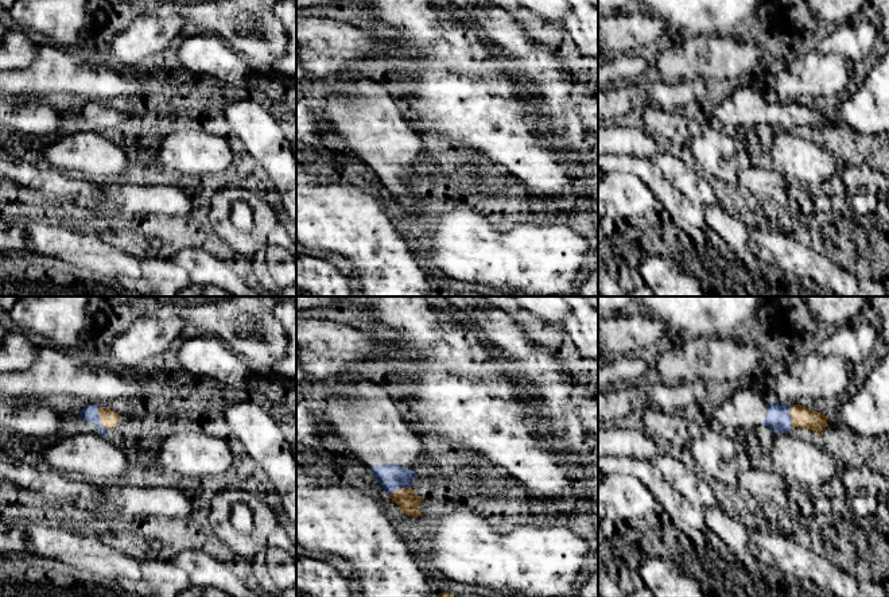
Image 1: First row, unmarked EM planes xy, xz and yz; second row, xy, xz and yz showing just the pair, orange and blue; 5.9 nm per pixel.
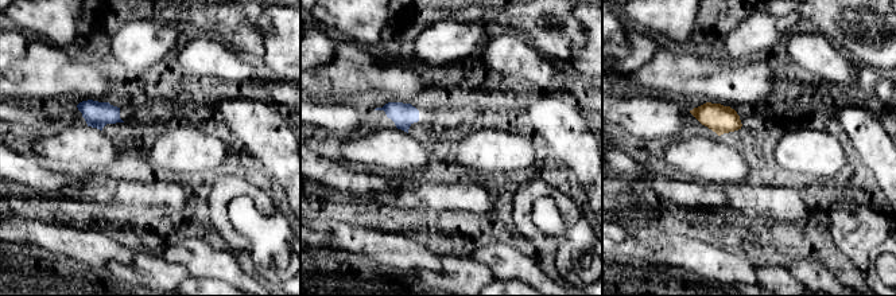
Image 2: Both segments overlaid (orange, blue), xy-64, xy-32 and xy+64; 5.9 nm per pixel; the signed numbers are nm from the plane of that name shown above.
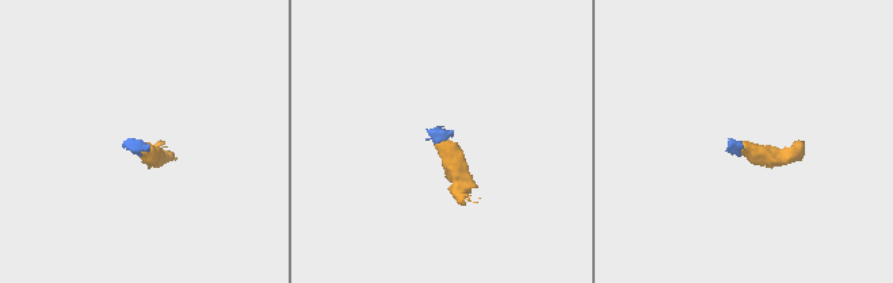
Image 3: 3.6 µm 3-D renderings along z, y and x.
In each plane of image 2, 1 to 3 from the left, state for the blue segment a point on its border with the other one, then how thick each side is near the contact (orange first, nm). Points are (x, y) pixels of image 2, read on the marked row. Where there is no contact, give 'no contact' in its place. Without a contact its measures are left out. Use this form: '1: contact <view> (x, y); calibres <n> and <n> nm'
1: no contact
2: no contact
3: no contact

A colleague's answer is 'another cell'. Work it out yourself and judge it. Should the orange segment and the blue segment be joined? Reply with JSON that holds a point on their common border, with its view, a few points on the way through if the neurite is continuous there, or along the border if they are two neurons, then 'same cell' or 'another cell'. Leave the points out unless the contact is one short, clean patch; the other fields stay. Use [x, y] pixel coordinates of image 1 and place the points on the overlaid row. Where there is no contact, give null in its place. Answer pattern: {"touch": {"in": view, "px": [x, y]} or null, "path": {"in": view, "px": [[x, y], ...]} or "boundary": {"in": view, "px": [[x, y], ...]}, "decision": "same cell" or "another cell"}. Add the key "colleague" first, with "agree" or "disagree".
{"colleague": "disagree", "touch": {"in": "xy", "px": [100, 418]}, "path": {"in": "xy", "px": [[108, 418], [100, 418], [89, 413]]}, "decision": "same cell"}

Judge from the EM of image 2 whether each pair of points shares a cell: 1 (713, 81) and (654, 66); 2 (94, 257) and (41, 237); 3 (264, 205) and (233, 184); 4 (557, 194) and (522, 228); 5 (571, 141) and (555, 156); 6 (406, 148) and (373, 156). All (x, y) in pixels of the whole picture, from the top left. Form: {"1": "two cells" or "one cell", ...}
{"1": "one cell", "2": "one cell", "3": "one cell", "4": "one cell", "5": "one cell", "6": "one cell"}

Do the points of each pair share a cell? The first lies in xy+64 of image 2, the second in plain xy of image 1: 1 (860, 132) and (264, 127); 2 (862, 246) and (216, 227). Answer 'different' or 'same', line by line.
1: same
2: same

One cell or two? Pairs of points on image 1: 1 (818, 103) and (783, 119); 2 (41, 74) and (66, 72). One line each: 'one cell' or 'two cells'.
1: two cells
2: one cell

